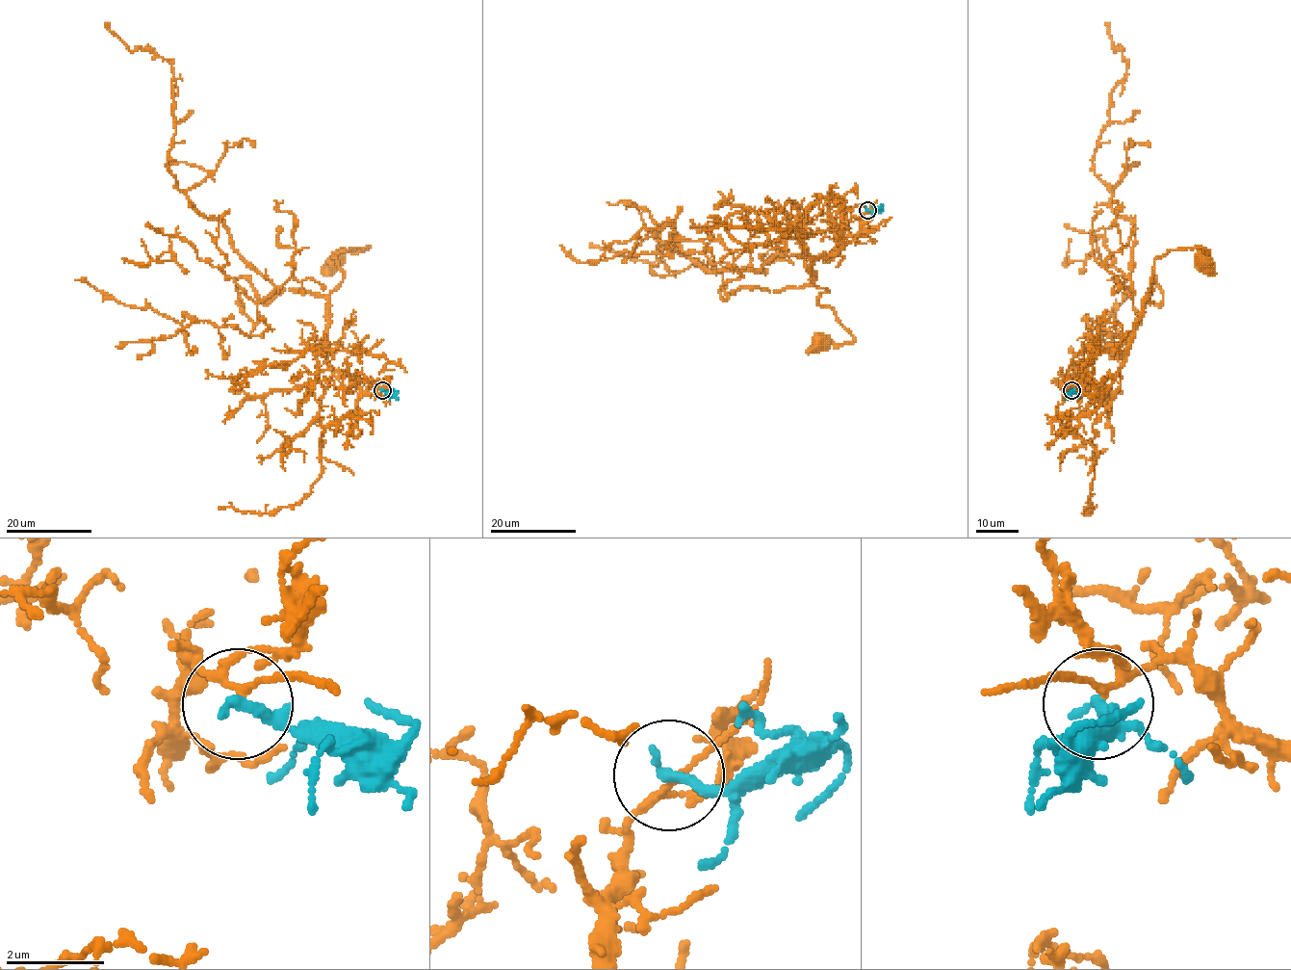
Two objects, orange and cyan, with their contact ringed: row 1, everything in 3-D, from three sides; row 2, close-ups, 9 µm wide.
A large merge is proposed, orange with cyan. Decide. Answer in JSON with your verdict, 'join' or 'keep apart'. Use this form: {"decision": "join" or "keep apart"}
{"decision": "keep apart"}

